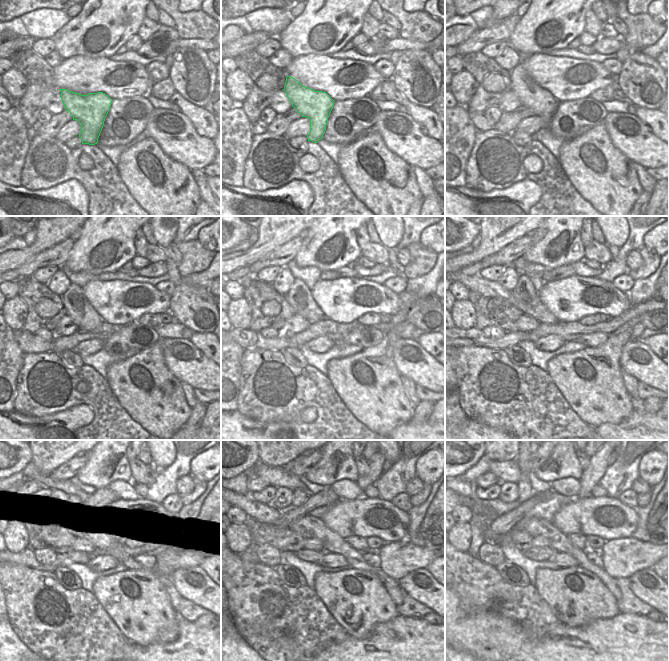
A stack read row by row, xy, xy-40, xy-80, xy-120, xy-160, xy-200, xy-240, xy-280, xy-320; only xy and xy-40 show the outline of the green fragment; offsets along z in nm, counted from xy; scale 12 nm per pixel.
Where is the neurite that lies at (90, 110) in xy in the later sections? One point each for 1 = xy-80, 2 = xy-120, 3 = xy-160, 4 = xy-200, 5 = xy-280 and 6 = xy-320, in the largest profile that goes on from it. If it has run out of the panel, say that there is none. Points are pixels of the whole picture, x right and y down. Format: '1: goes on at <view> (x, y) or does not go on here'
1: goes on at xy-80 (541, 101)
2: goes on at xy-120 (78, 308)
3: goes on at xy-160 (299, 297)
4: goes on at xy-200 (524, 296)
5: goes on at xy-280 (300, 495)
6: goes on at xy-320 (525, 492)

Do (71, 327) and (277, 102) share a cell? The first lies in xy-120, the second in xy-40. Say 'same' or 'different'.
same

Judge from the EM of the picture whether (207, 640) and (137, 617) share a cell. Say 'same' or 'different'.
different

